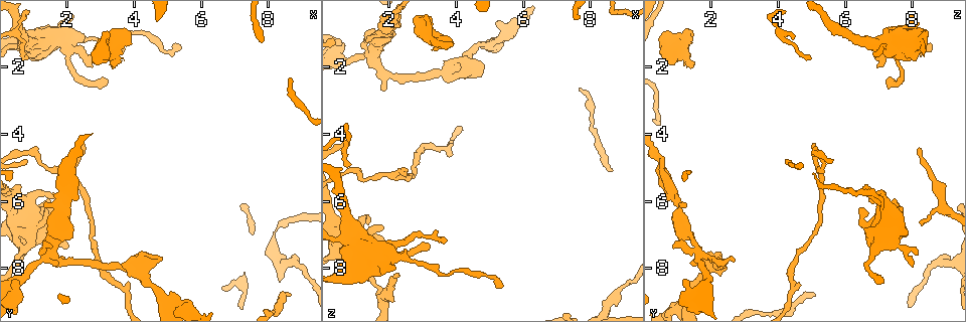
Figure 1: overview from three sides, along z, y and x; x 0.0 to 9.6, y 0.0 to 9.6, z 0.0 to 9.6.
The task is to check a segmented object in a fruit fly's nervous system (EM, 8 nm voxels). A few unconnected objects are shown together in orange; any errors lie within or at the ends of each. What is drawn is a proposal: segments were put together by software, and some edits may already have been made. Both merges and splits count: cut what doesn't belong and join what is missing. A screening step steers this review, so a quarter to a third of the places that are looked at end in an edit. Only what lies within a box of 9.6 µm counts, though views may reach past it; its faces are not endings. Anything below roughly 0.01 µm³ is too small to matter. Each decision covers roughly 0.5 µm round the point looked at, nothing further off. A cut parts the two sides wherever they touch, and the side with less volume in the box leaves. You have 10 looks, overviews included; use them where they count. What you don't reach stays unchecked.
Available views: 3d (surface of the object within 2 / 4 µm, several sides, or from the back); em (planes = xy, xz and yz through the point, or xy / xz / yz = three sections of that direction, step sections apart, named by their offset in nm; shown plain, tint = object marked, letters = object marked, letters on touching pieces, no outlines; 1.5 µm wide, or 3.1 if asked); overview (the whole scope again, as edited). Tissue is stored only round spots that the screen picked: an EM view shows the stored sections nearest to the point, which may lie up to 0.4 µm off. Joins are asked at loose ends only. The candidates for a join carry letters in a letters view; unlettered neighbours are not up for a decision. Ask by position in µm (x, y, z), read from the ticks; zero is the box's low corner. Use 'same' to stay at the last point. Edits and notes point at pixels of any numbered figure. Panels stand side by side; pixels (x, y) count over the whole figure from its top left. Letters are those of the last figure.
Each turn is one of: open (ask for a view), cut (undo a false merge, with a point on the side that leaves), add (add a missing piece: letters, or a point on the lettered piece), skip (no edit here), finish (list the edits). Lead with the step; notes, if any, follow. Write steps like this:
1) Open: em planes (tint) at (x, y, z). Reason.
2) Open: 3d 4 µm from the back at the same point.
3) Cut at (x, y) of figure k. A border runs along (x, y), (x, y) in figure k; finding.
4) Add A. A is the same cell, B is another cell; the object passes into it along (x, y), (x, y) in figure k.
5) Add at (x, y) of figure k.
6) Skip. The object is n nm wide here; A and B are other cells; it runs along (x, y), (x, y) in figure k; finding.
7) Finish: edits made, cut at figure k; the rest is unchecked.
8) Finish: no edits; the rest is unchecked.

Open: em xy step 8 (letters) at (8.70, 8.75, 5.10).

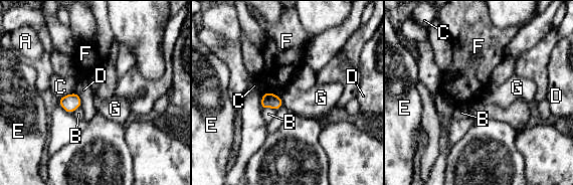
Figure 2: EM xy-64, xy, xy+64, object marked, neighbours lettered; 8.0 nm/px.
Open: em planes (letters) at the same point. Cut it another way.

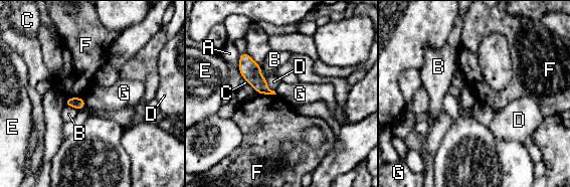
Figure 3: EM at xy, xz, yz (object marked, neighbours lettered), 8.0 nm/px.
Skip. A, B, C, D, E, F and G are other cells; a border runs along (82, 98), (85, 106) in figure 3; no lettered piece goes on from it.

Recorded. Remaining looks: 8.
Open: em planes (letters) at (3.75, 7.95, 2.15). Three-way junction.

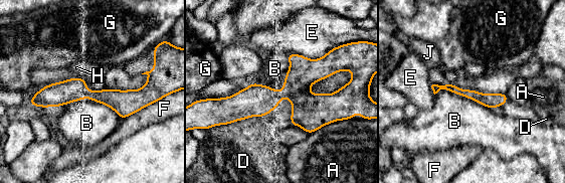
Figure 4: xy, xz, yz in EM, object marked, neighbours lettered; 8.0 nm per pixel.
Skip. A, B, D, E, F, G, H and J are other cells; it runs along (362, 89), (346, 102), (241, 100) in figure 4; one neuron here.

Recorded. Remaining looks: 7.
Open: 3d 2 µm at (1.60, 7.30, 0.90). Branch stops here.

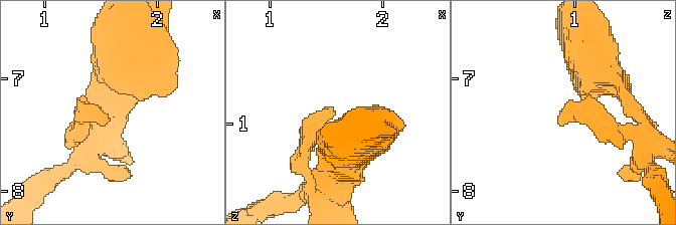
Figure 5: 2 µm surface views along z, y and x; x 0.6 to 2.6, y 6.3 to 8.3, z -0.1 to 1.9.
Open: em planes (letters) at (1.56, 7.32, 0.90). Shape alone is not enough.

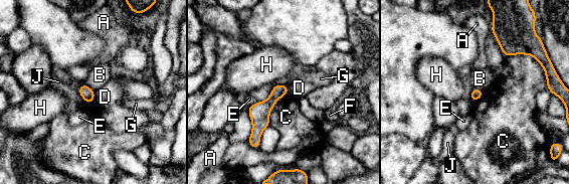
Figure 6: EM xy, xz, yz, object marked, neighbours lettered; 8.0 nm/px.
Skip. A, B, C, D, E, F, G, H and J are other cells; no lettered piece goes on from it.

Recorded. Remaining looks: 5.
Open: em xz step 4 (letters) at (3.35, 2.05, 1.50). An open end.

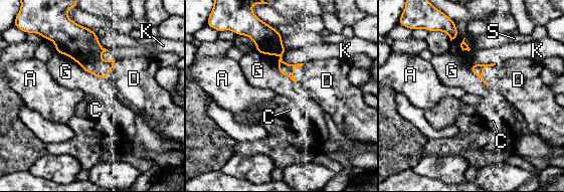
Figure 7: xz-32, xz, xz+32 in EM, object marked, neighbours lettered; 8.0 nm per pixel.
Open: em planes (letters) at the same point. Cut it another way.

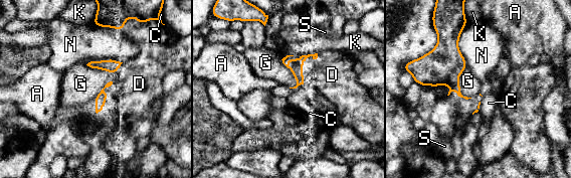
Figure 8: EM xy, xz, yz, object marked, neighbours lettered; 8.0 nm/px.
Add at (135, 90) of figure 8. The longest contact is with G, 260 nm; D is the same cell, A, C, G, K, N and S are other cells; it goes on there.

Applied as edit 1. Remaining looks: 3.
Open: 3d 4 µm at (1.85, 6.25, 8.95). Arms part here.

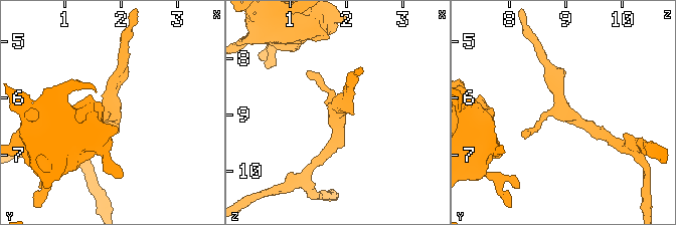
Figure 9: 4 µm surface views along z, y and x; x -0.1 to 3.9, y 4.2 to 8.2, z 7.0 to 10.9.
Open: em planes (plain) at (1.85, 6.25, 8.95).

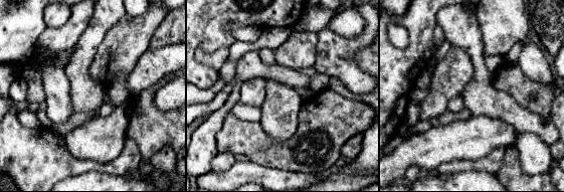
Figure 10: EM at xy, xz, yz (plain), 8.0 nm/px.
Open: em planes (letters) at the same point. What lies round it.

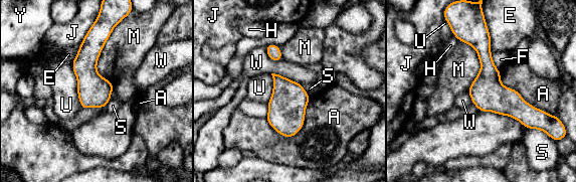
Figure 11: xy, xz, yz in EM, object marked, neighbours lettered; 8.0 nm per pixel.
Skip. The object is 260 nm wide here; A, E, F, H, J, M, S, U, W and Y are other cells; it runs along (483, 31), (489, 79), (535, 126) in figure 11; all the same neuron.

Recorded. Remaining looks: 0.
Finish: edits made, add at figure 8; the rest is unchecked.

